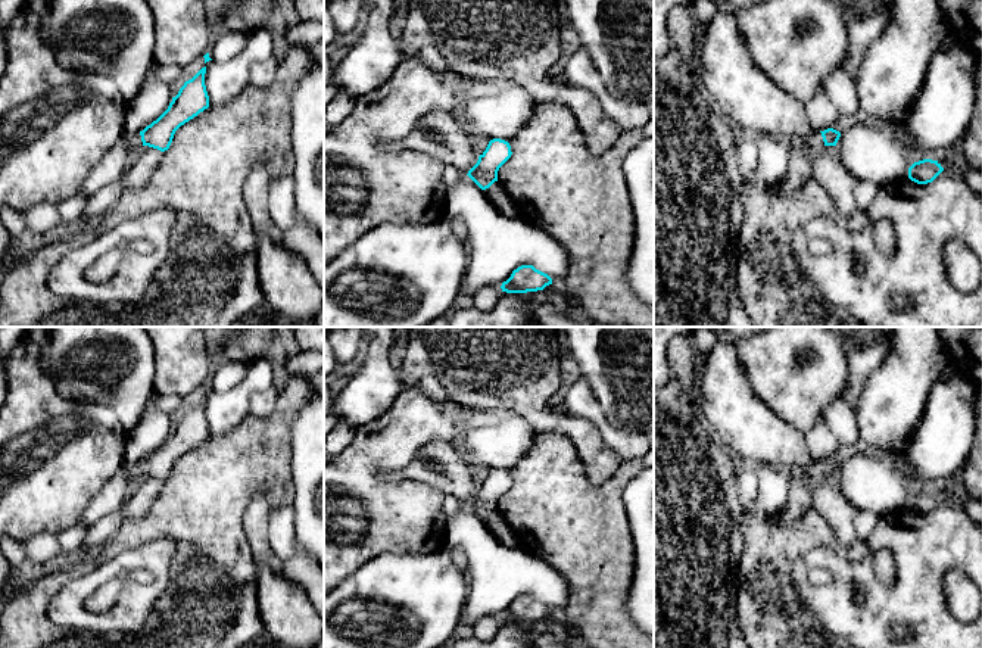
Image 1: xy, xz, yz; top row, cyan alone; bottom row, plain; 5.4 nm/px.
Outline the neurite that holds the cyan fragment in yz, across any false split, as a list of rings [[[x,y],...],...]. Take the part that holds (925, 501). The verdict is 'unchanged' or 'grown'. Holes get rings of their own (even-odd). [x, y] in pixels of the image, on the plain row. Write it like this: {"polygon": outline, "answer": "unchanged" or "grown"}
{"polygon": [[[923,489],[908,498],[908,508],[917,514],[932,513],[944,498],[938,490]]], "answer": "unchanged"}

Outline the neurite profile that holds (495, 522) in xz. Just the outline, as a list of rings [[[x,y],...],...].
[[[498,511],[484,520],[495,536],[506,546],[517,546],[515,536]]]

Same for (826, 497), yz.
[[[824,476],[813,483],[811,505],[832,527],[836,548],[845,552],[857,539],[854,530],[855,507],[842,493],[836,476]]]

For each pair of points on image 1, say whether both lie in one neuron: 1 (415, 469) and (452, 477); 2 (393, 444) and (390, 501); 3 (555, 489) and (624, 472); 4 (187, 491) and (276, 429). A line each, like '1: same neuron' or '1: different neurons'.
1: same neuron
2: same neuron
3: same neuron
4: same neuron

